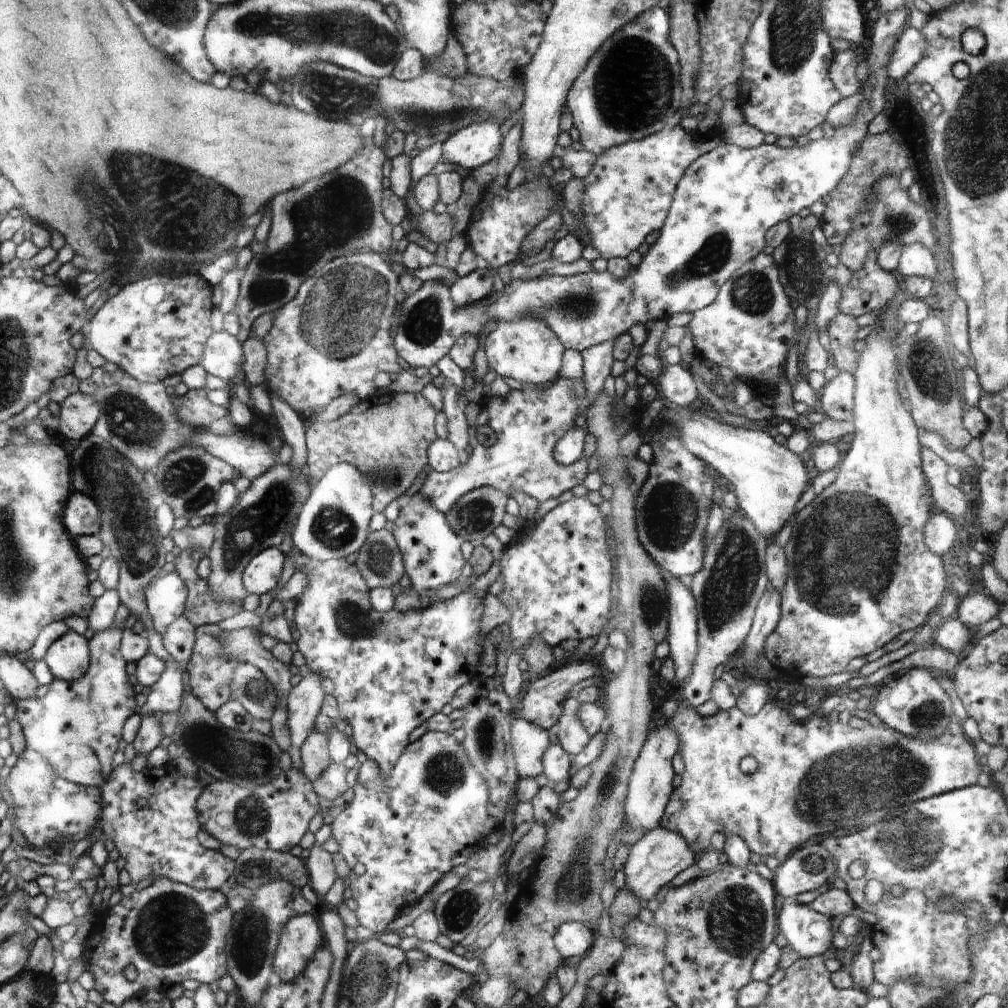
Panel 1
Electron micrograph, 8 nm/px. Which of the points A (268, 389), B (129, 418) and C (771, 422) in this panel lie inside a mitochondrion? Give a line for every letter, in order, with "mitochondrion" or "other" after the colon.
A: other
B: mitochondrion
C: other

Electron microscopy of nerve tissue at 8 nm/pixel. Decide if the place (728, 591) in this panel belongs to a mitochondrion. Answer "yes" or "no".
yes

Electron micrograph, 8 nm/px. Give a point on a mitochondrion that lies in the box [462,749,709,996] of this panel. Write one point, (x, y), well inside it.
(573, 884)

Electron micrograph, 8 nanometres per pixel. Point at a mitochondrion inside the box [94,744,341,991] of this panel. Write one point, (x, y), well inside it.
(172, 928)

